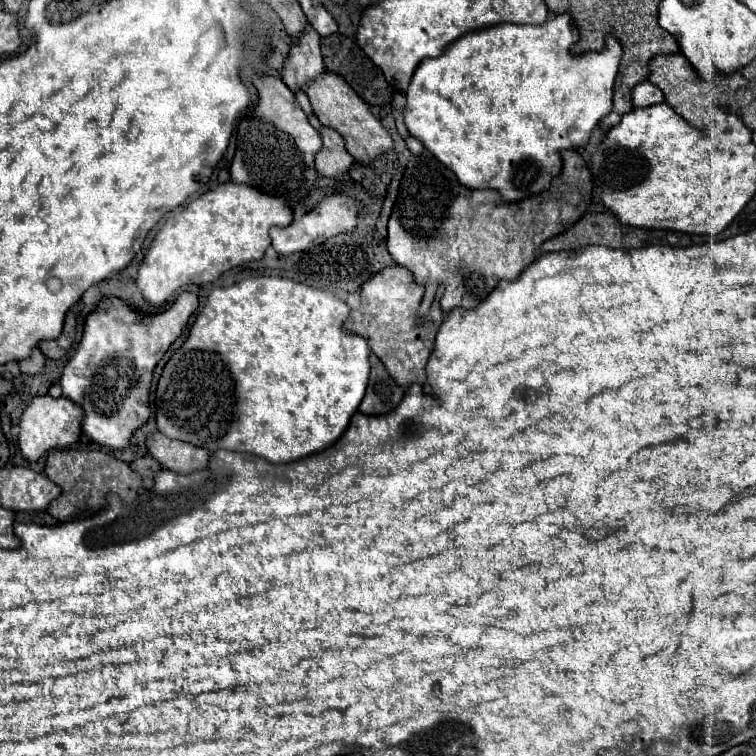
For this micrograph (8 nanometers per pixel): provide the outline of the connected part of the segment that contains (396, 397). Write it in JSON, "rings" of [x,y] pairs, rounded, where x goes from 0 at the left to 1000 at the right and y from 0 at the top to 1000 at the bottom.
{"rings":[[[489,468],[489,484],[492,487],[489,487],[484,524],[481,524],[479,534],[474,537],[474,542],[481,548],[511,548],[529,534],[529,529],[534,524],[534,513],[529,513],[516,500],[516,495],[511,492],[508,481],[503,479],[503,474],[497,468]]]}

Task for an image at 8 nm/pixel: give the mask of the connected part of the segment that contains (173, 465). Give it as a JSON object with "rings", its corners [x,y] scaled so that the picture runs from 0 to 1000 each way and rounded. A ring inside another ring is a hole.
{"rings":[[[204,571],[193,579],[196,598],[222,622],[235,627],[249,627],[270,619],[275,614],[278,598],[272,593],[254,590],[241,582],[225,582],[214,571]]]}

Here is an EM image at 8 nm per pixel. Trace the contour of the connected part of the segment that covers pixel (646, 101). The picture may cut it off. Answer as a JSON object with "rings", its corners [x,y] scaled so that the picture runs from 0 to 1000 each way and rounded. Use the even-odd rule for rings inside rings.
{"rings":[[[847,108],[836,116],[836,140],[839,143],[854,143],[868,135],[878,135],[878,124],[865,116],[862,108]]]}

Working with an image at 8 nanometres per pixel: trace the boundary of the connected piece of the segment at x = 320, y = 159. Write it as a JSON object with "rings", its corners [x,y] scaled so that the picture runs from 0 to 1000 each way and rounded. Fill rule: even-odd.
{"rings":[[[426,167],[421,177],[426,183],[426,198],[418,201],[418,212],[415,212],[418,225],[426,233],[437,233],[437,235],[460,228],[463,220],[468,217],[468,209],[458,201],[452,180],[444,172],[431,167]]]}

